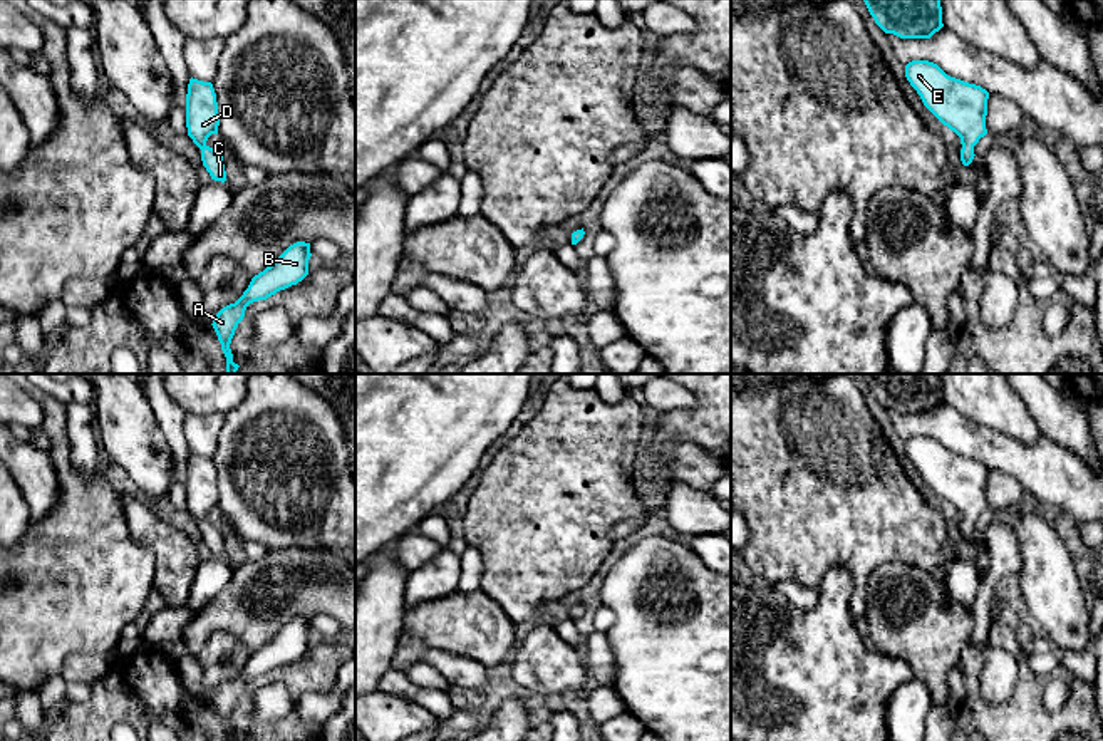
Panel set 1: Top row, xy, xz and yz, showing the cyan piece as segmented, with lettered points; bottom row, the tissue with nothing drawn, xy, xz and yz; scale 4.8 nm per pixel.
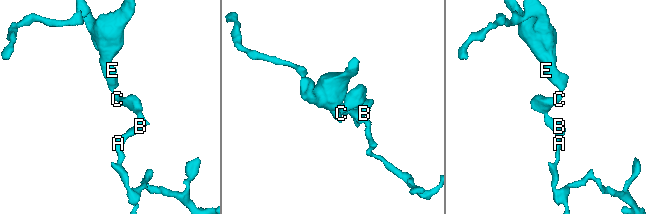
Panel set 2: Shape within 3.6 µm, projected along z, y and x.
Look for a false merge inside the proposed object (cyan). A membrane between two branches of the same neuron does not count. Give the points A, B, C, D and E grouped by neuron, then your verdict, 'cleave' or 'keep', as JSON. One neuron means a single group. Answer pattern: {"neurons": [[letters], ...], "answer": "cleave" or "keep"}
{"neurons": [["A", "B", "C", "D", "E"]], "answer": "keep"}

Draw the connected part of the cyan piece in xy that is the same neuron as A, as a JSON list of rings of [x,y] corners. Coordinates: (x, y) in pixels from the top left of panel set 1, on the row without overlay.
[[[297,617],[290,620],[270,642],[251,654],[248,664],[235,679],[223,682],[216,689],[211,701],[221,719],[226,741],[238,741],[233,738],[230,719],[246,682],[302,657],[308,650],[310,632],[310,619]]]

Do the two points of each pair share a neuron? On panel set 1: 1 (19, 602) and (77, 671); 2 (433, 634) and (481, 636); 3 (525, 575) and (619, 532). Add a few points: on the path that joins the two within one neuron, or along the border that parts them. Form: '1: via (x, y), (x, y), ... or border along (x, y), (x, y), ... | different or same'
1: border along (108, 658), (98, 652), (72, 652), (59, 673) | different
2: via (445, 634), (470, 634) | same
3: border along (642, 512), (619, 522), (611, 532), (611, 540) | different

